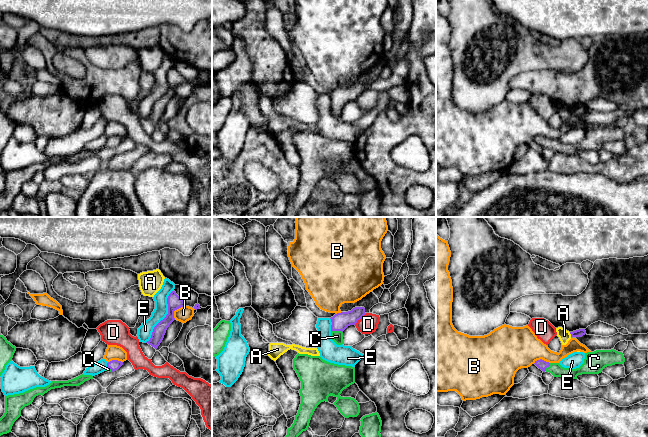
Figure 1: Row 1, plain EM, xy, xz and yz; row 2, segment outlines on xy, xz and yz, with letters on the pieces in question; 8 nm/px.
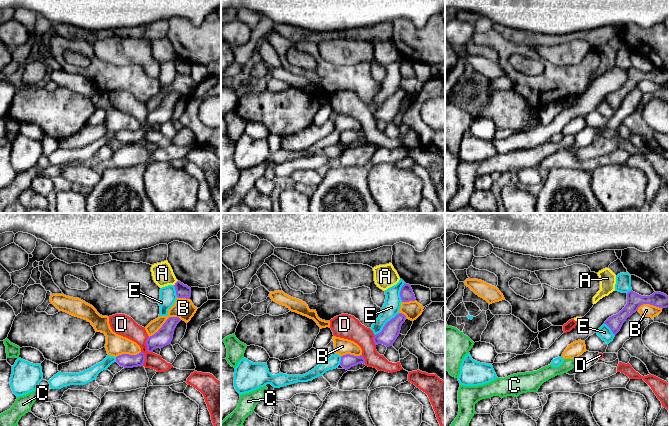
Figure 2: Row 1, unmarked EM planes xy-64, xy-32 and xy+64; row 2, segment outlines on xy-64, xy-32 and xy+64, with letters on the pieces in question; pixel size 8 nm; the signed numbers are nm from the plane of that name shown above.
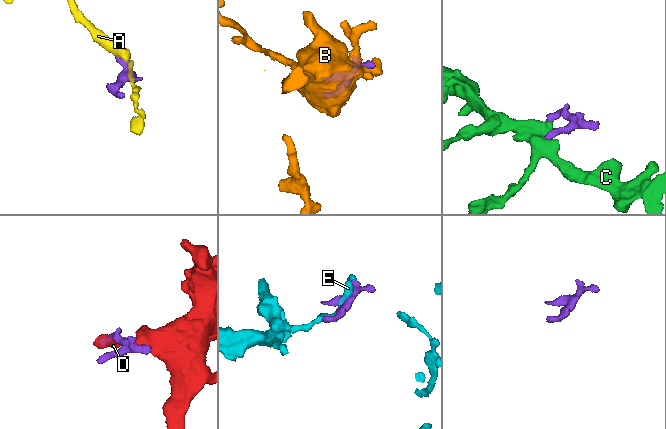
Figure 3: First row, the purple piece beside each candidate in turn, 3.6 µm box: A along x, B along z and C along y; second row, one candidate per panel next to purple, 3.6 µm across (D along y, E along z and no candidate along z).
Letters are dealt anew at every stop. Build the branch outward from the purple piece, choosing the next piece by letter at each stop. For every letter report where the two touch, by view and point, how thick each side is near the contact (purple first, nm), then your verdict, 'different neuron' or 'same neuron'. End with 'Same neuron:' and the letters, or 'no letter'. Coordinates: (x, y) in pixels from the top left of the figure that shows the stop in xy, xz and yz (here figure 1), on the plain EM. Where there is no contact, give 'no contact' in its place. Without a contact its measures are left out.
A: meets purple in yz at (570, 109); 60 nm thick on the purple side, 90 nm on the other; different neuron
B: meets purple in xy at (175, 85); 120 nm thick on the purple side, 120 nm on the other; different neuron
C: meets purple in xz at (337, 106); 140 nm thick on the purple side, 100 nm on the other; same neuron
D: meets purple in xz at (360, 94); 140 nm thick on the purple side, 150 nm on the other; different neuron
E: meets purple in xy at (165, 93); 120 nm thick on the purple side, 110 nm on the other; different neuron
Same neuron: C

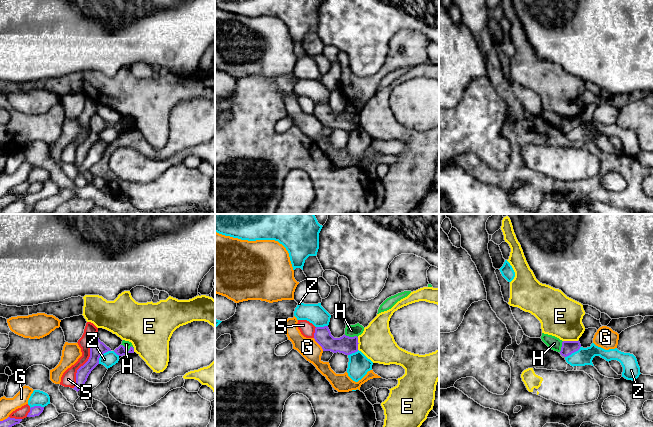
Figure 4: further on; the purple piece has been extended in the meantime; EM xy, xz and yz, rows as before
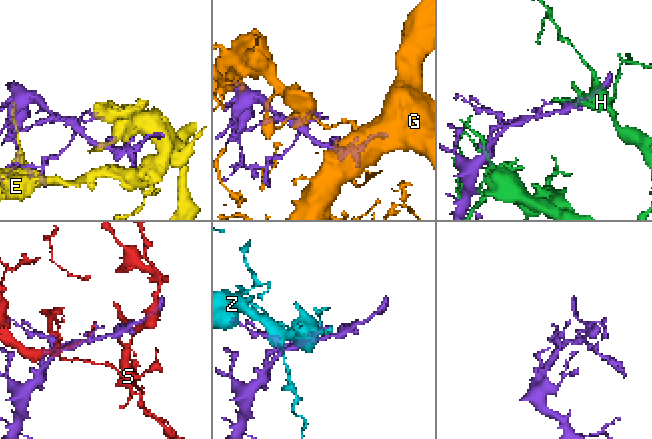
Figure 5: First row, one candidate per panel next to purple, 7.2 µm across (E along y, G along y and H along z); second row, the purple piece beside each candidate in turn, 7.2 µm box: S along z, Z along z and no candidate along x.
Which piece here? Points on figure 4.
E: meets purple in yz at (570, 117); 110 nm thick on the purple side, 340 nm on the other; different neuron
G: meets purple in xz at (318, 119); 150 nm thick on the purple side, 160 nm on the other; different neuron
H: meets purple in xy at (126, 127); 70 nm thick on the purple side, 60 nm on the other; different neuron
S: meets purple in xy at (86, 138); 130 nm thick on the purple side, 120 nm on the other; different neuron
Z: meets purple in xy at (101, 130); 130 nm thick on the purple side, 120 nm on the other; different neuron
Same neuron: no letter

